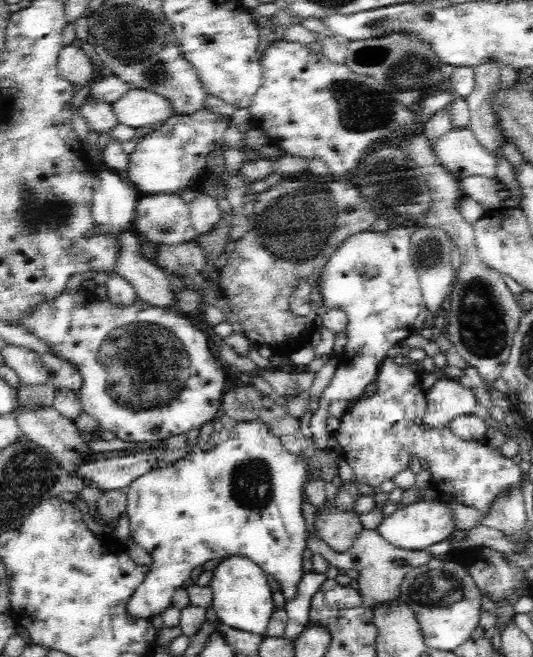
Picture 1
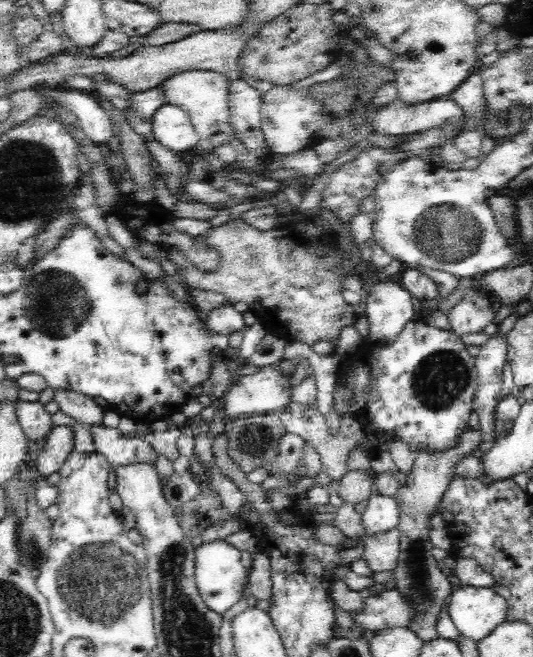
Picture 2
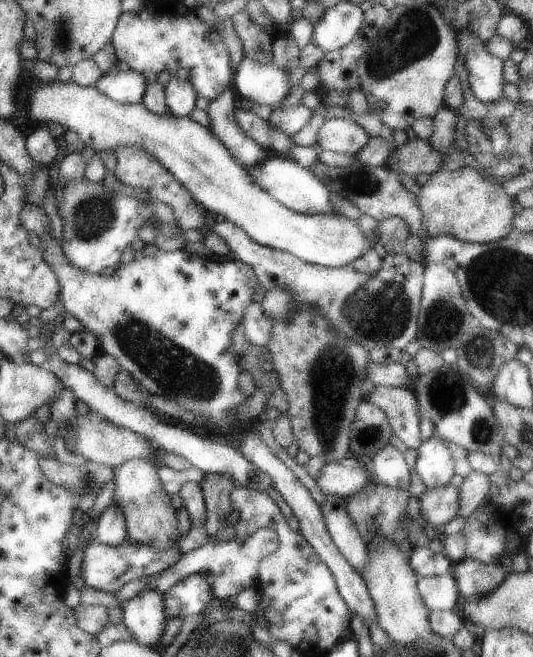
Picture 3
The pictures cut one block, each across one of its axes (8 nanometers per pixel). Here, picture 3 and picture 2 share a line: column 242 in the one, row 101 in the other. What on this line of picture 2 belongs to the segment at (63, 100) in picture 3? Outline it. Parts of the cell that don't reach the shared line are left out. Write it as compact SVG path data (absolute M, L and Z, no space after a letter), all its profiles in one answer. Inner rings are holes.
M201 70L175 74L159 85L163 102L182 108L190 117L190 122L199 136L199 141L192 148L195 154L211 156L217 146L236 139L236 131L230 126L230 80L230 77L220 72Z

